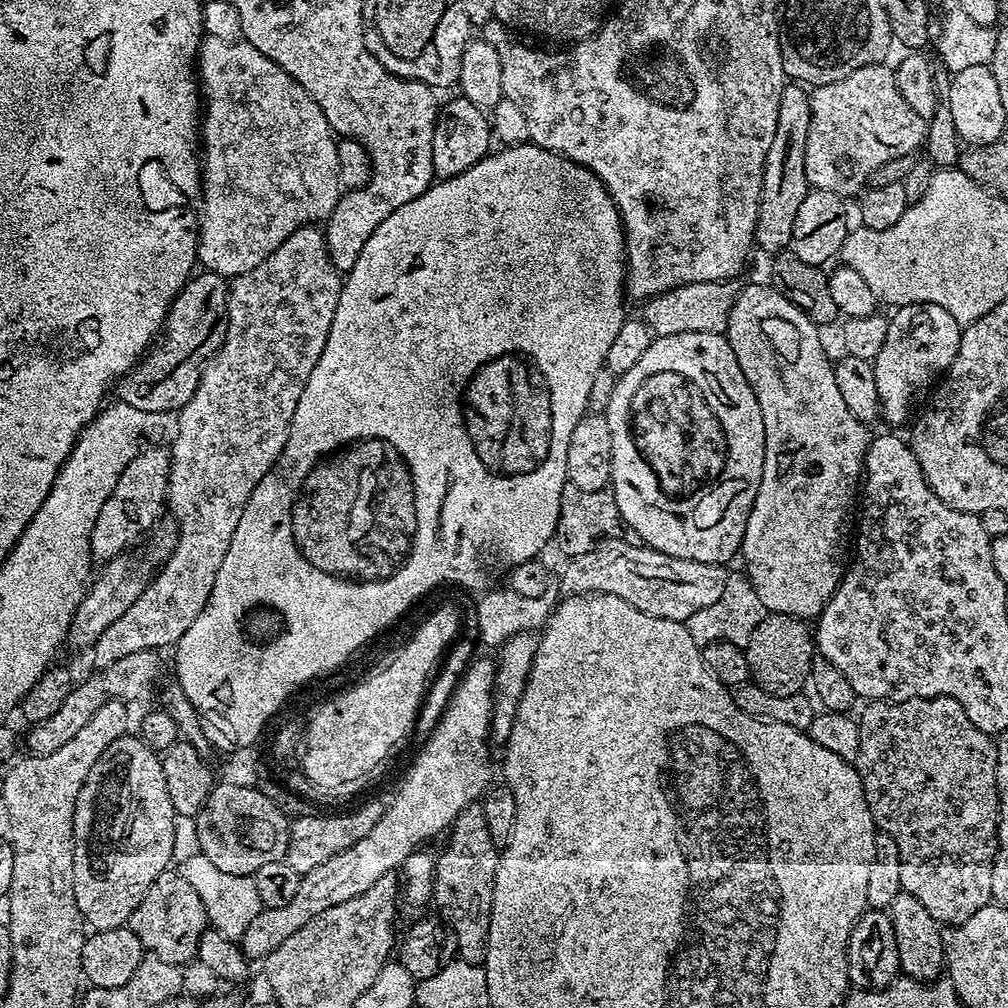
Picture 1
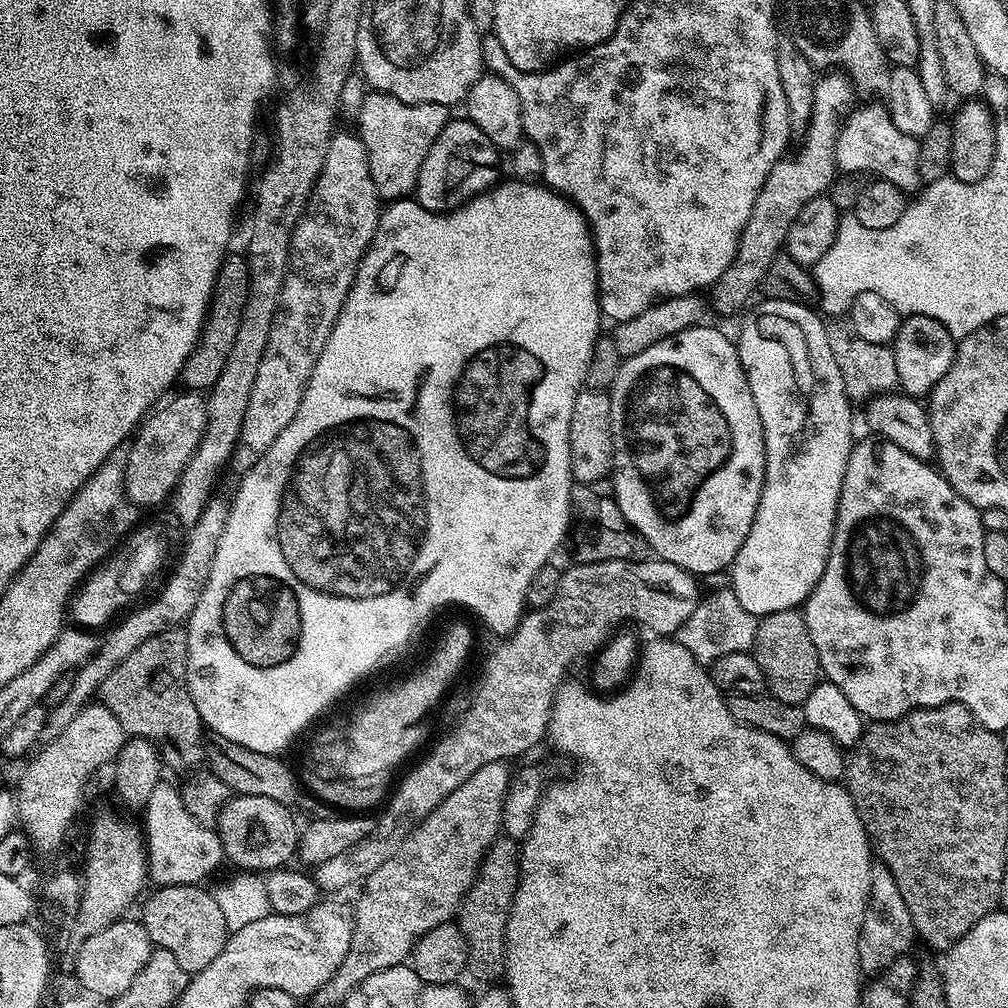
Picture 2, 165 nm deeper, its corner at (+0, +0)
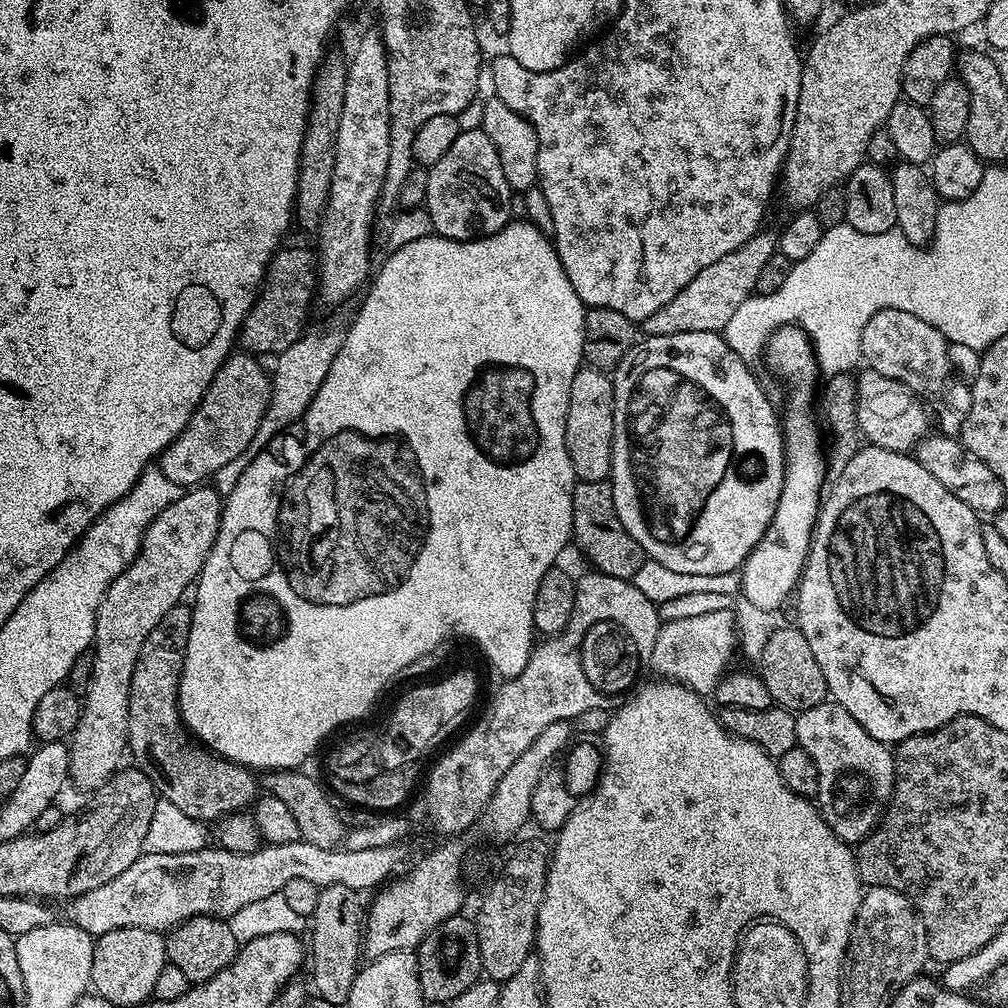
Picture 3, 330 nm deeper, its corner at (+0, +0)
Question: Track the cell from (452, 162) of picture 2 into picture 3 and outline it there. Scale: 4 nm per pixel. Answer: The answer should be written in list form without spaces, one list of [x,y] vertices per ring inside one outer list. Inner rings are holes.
[[[479,126],[465,127],[438,162],[427,169],[424,199],[433,233],[446,240],[479,240],[502,230],[513,219],[514,193],[502,175],[494,142]]]

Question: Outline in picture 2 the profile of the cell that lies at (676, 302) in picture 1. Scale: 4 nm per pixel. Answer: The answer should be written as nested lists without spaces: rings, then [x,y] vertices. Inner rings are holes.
[[[828,70],[817,79],[812,113],[802,132],[804,137],[796,149],[793,147],[781,156],[770,174],[766,174],[766,182],[762,182],[762,190],[758,190],[758,198],[754,198],[754,210],[750,210],[750,218],[746,218],[734,262],[710,289],[711,311],[713,308],[724,316],[732,316],[758,292],[766,278],[766,270],[770,270],[770,262],[781,255],[787,245],[790,226],[794,226],[794,218],[798,218],[802,206],[825,195],[832,187],[832,181],[838,175],[836,139],[840,133],[842,115],[853,107],[852,92],[854,85],[843,71]]]

